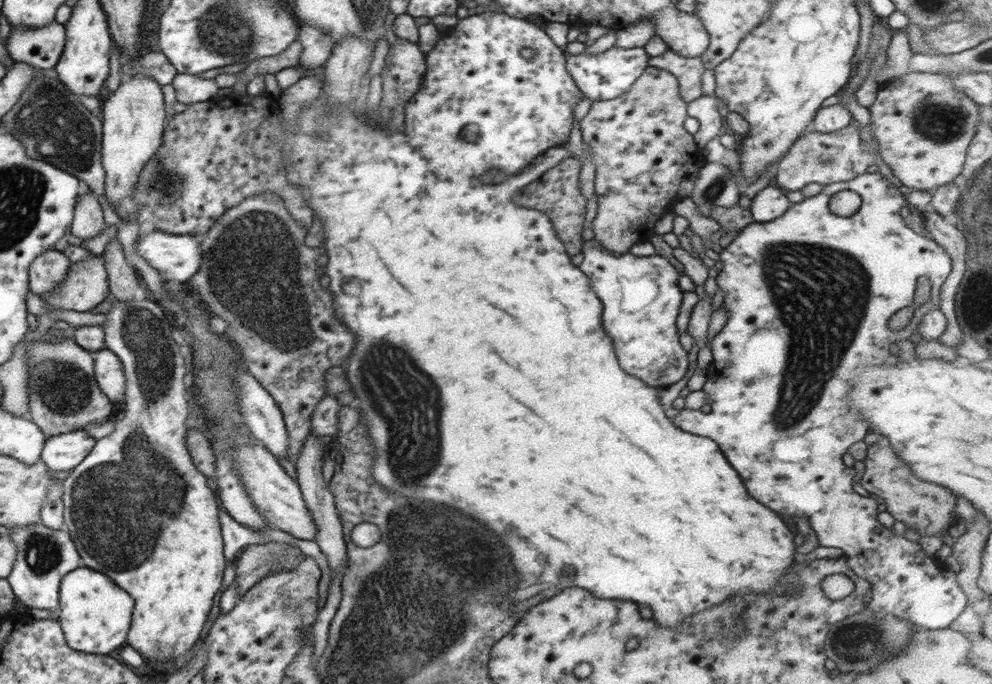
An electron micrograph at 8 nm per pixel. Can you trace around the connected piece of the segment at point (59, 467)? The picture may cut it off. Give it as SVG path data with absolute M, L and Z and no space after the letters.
M83 428L47 437L41 459L49 470L66 472L87 458L95 442L95 438Z

